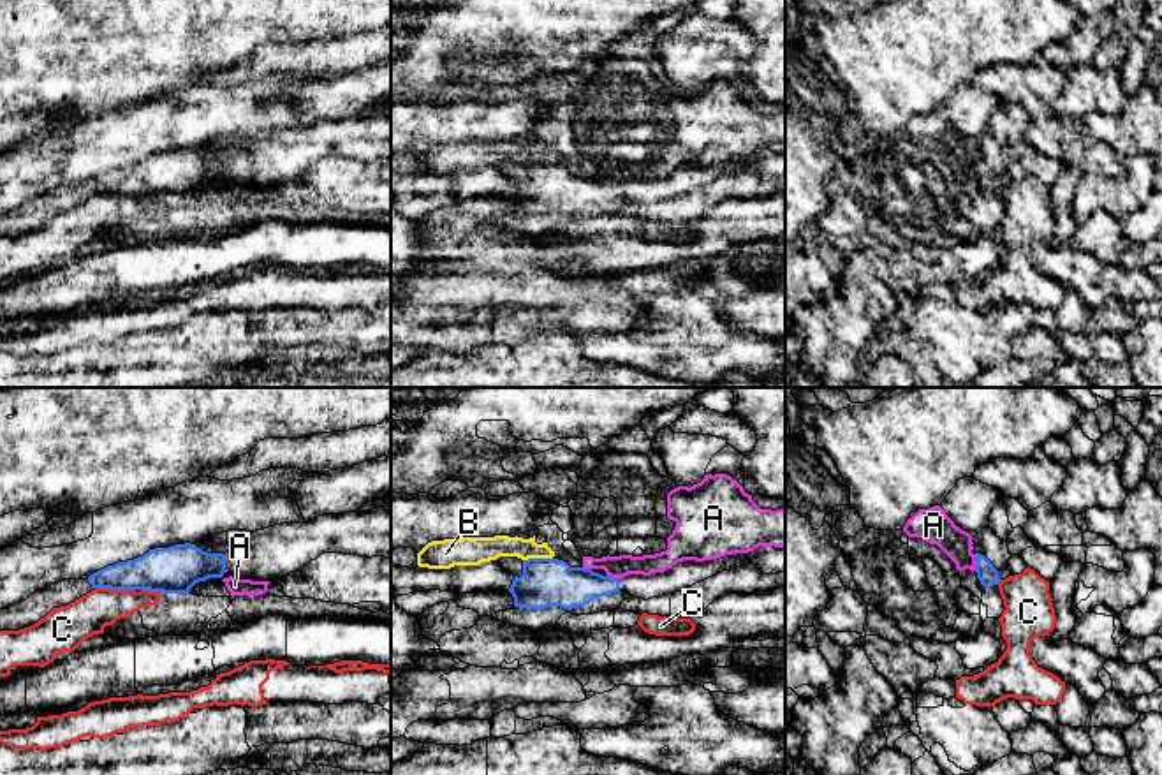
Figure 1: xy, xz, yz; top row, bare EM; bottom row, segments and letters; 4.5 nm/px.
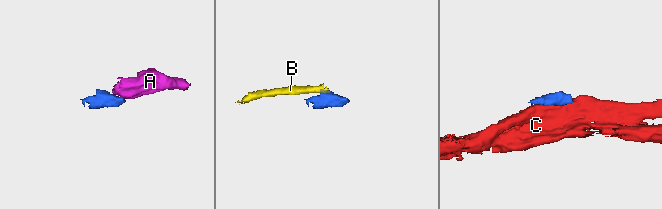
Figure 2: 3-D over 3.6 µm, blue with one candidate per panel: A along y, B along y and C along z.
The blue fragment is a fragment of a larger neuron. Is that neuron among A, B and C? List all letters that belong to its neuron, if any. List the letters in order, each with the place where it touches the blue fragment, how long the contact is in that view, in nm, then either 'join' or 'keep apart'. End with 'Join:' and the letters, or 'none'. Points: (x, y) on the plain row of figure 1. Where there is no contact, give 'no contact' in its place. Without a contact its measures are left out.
A: yz (976, 168) | 70 nm | keep apart
B: xz (537, 164) | 140 nm | keep apart
C: xy (115, 194) | 190 nm | keep apart
Join: none

